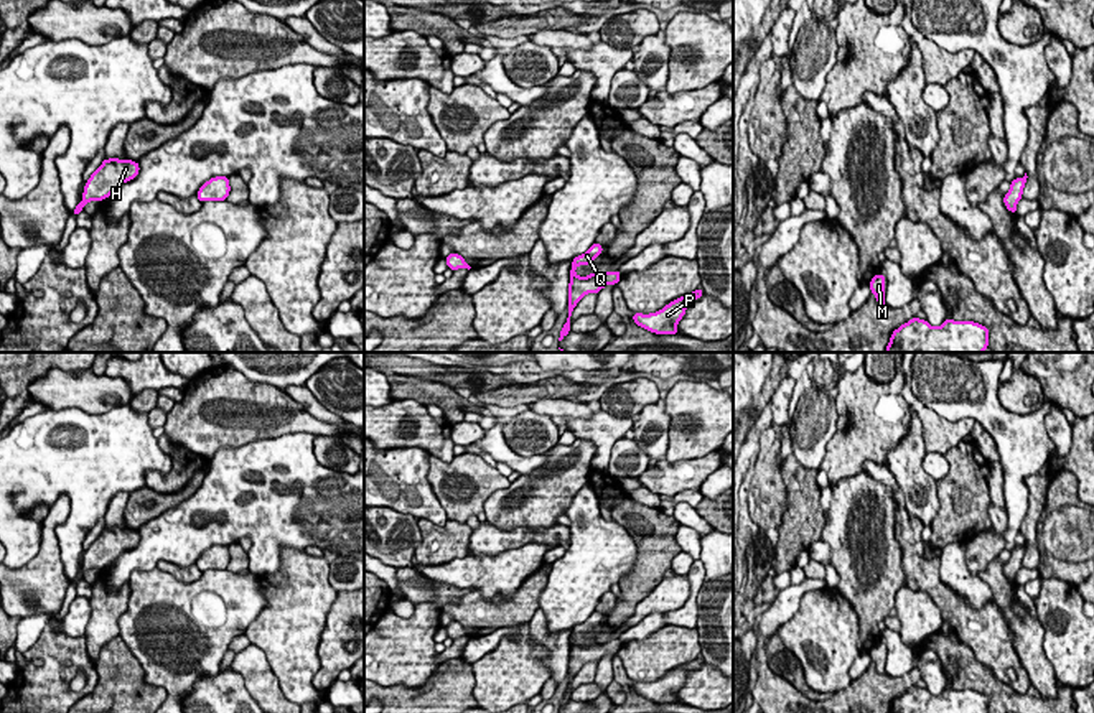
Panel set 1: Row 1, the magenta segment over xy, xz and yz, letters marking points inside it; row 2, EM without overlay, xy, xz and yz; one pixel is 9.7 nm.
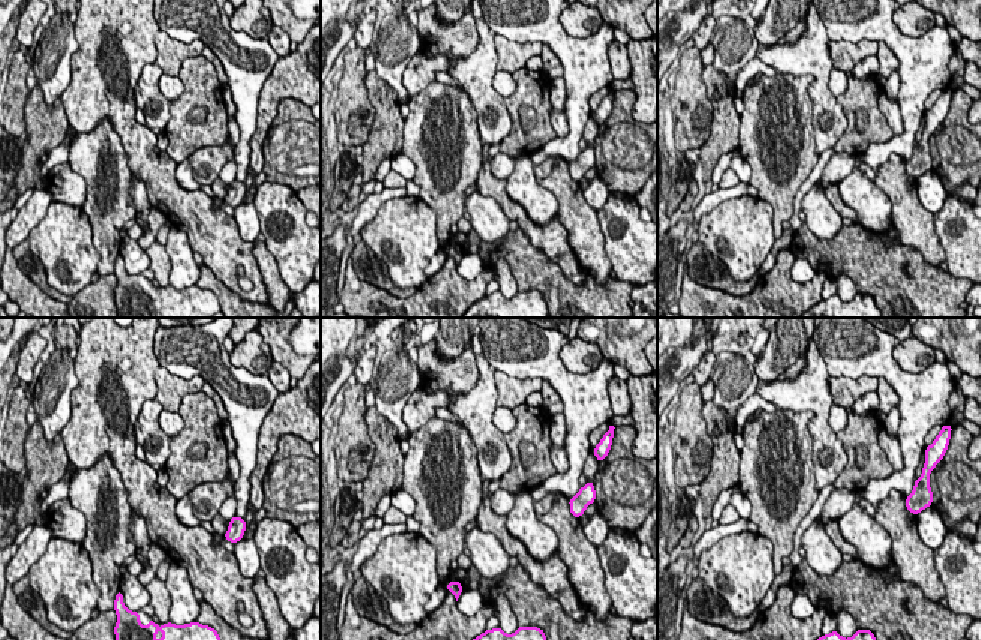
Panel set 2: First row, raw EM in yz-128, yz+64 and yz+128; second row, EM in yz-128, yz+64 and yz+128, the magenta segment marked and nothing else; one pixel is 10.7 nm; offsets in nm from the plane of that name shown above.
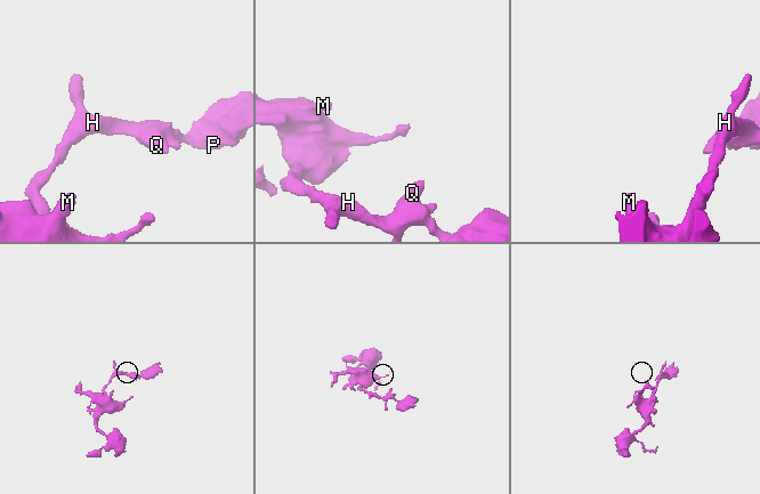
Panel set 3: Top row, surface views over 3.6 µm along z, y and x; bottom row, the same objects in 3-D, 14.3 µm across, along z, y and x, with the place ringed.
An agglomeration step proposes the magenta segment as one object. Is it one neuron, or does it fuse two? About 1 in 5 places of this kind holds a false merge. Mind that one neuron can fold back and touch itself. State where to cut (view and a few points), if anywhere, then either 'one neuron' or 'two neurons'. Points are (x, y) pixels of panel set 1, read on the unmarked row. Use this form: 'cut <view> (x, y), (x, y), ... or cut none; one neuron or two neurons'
cut none; one neuron

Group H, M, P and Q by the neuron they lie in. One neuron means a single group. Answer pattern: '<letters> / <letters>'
H M P Q

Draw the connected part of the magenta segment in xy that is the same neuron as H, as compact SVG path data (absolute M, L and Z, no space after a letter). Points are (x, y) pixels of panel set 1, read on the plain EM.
M112 527L102 530L102 534L91 543L84 553L82 570L71 581L74 586L89 570L102 570L114 563L125 550L137 547L140 534L133 529Z

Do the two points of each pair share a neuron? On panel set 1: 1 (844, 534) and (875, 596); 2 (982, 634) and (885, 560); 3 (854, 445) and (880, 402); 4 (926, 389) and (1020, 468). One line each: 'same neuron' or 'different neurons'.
1: same neuron
2: different neurons
3: same neuron
4: same neuron

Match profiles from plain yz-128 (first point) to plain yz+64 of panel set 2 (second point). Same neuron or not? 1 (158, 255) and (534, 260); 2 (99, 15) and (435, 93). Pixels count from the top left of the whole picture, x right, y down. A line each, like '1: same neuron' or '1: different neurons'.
1: different neurons
2: different neurons

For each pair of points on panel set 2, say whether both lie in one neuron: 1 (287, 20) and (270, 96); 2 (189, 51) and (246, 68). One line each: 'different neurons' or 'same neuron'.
1: different neurons
2: different neurons

